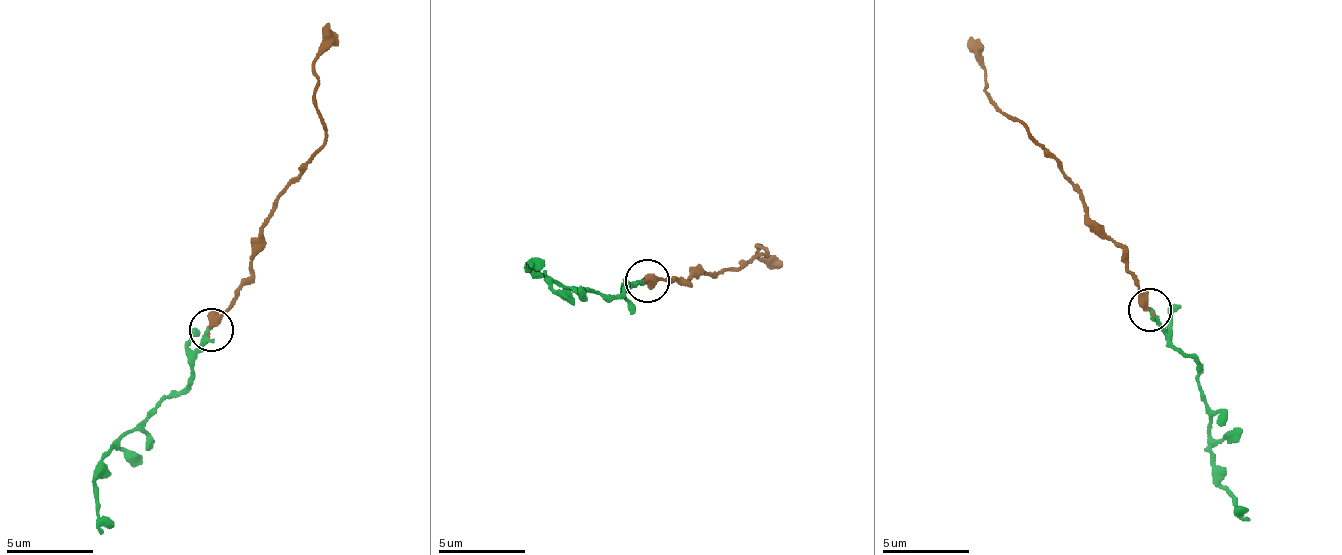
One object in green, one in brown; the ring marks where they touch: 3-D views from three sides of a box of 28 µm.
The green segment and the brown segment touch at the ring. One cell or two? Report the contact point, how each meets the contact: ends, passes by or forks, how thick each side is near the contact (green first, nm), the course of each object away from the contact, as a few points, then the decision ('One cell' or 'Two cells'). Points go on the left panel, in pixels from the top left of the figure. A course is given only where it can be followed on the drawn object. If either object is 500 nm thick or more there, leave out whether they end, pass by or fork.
Place: (211, 329). At the ring green ends. At the ring brown ends. Thickness 280 nm (green) against 480 nm. Course of green: (212, 329), (183, 389), (170, 389), (105, 458), (97, 507), (102, 535). Course of brown: (212, 329), (251, 272), (267, 217), (327, 136), (313, 91), (317, 79), (313, 57), (330, 24). One cell

